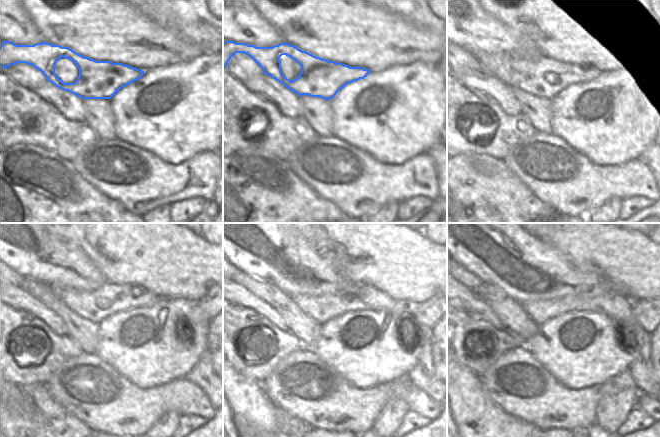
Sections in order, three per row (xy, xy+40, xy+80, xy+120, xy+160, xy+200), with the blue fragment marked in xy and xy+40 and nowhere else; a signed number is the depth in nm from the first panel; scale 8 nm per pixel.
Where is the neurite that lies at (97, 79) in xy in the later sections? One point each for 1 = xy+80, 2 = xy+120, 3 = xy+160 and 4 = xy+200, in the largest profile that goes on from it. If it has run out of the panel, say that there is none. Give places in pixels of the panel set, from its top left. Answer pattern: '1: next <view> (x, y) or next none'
1: next xy+80 (540, 76)
2: next xy+120 (109, 299)
3: next xy+160 (321, 308)
4: next xy+200 (634, 339)

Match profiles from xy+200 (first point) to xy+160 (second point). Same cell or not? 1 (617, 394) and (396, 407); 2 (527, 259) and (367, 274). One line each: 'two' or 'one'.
1: one
2: two

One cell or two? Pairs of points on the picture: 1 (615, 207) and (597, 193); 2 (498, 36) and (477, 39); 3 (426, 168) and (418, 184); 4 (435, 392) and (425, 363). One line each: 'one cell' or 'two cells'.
1: two cells
2: one cell
3: one cell
4: one cell

